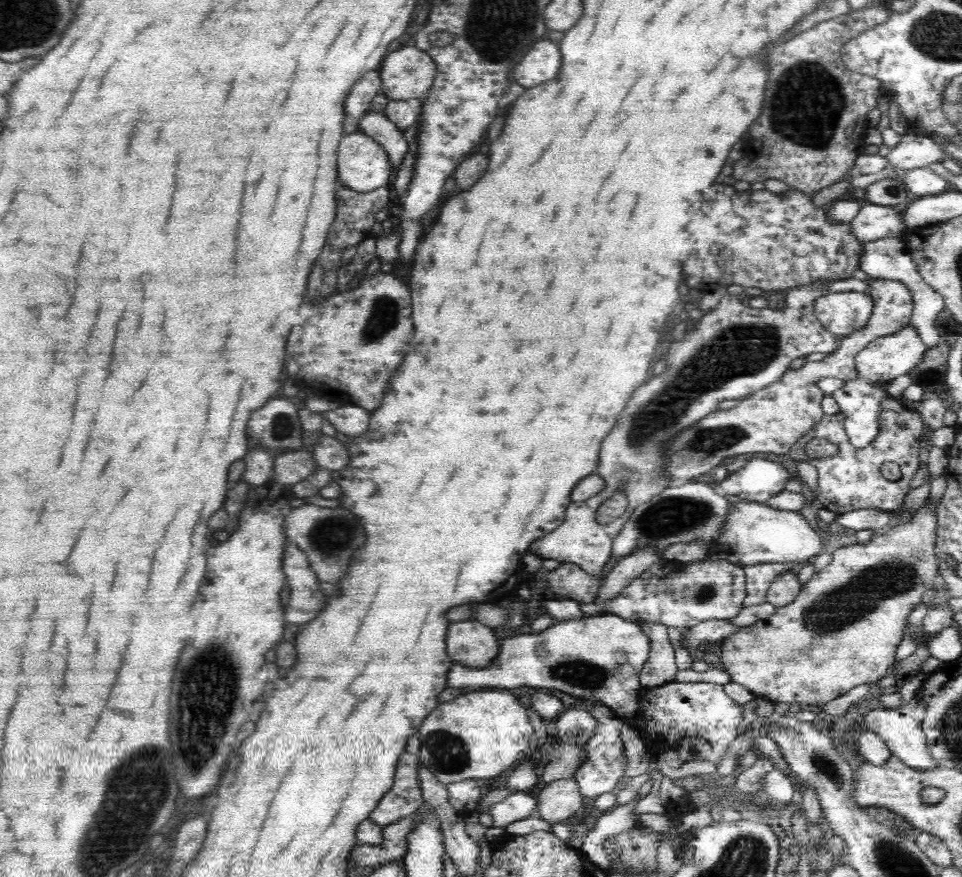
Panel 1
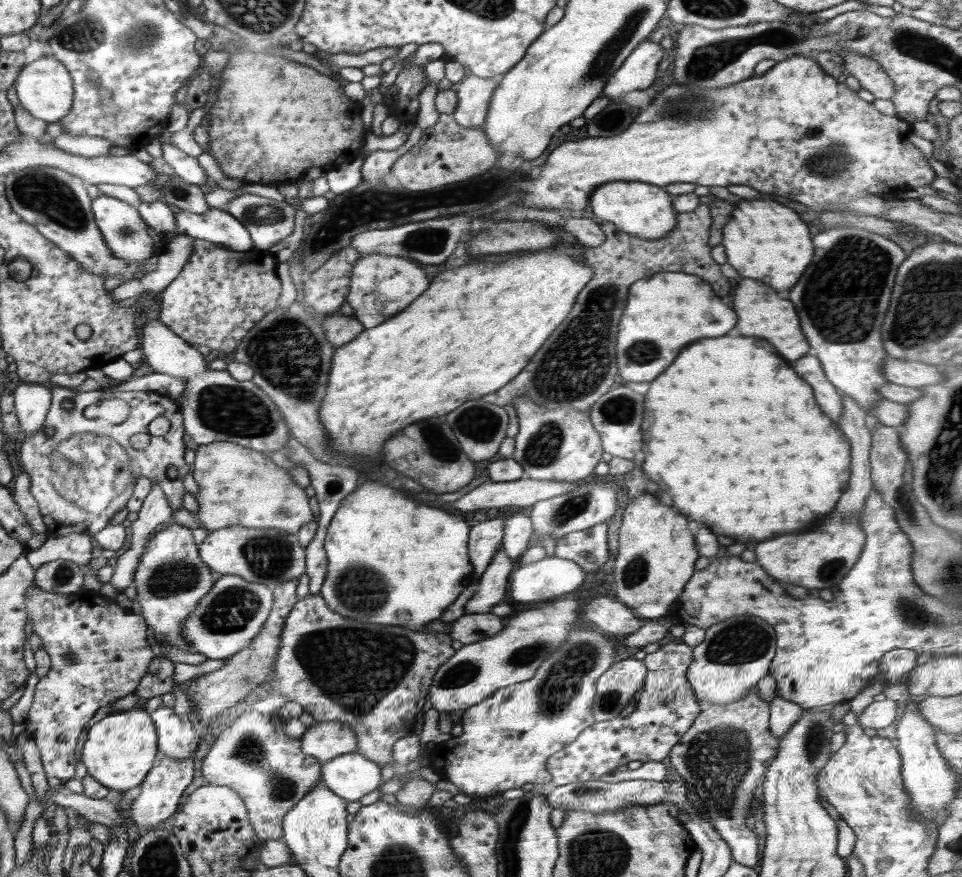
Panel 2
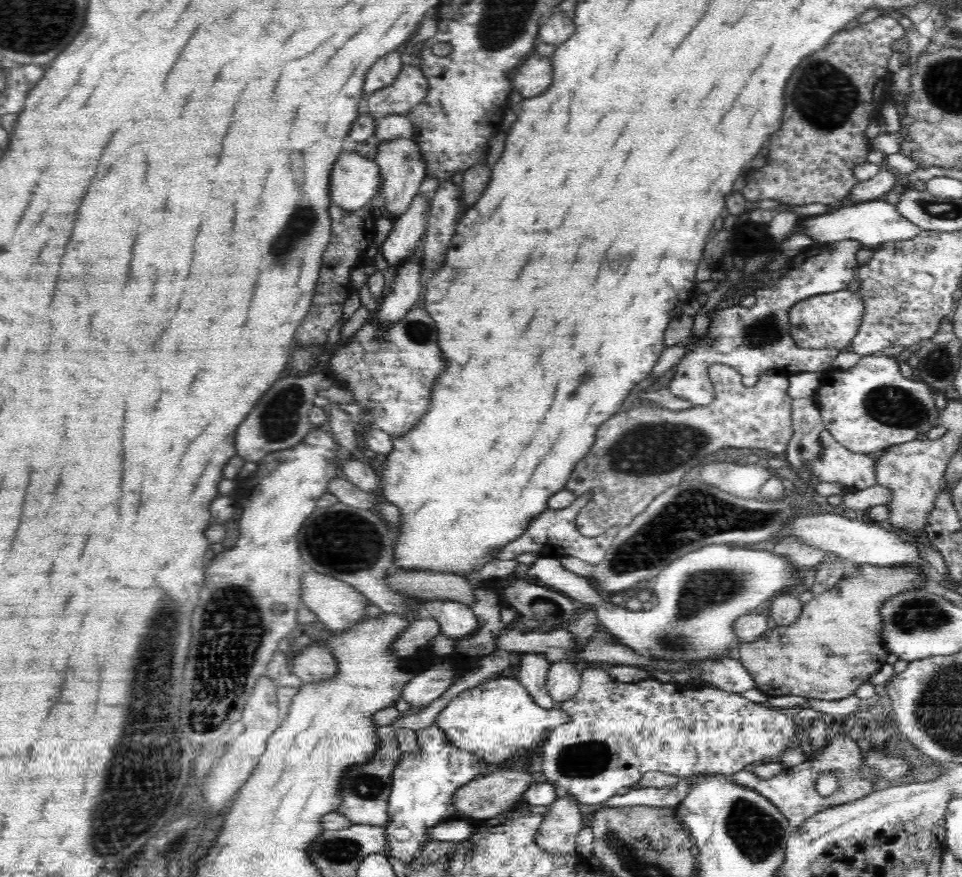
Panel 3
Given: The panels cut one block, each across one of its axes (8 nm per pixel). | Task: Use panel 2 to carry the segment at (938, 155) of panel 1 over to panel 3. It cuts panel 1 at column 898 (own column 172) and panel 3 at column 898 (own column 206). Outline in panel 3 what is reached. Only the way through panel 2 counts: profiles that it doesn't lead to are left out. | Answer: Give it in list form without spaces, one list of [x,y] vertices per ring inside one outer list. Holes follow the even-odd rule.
[[[881,168],[874,178],[858,181],[842,203],[850,205],[850,202],[860,203],[878,199],[882,194],[890,192],[892,186],[902,180],[903,177],[891,168]]]

